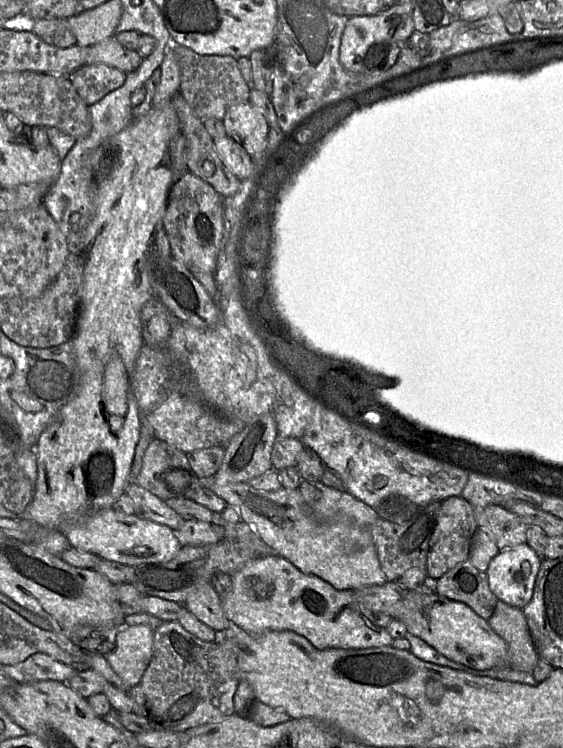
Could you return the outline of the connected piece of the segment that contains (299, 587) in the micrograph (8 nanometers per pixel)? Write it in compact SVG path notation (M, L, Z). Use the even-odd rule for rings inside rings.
M279 555L255 559L232 576L230 592L221 598L222 608L232 626L252 635L271 631L292 631L309 640L317 649L366 649L392 646L387 628L378 626L375 614L356 598L355 590L338 590L323 579L308 575Z

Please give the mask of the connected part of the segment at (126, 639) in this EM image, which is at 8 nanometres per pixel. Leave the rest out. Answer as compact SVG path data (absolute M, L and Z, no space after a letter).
M137 624L126 625L116 636L114 649L105 657L117 675L131 688L137 686L153 653L154 629Z

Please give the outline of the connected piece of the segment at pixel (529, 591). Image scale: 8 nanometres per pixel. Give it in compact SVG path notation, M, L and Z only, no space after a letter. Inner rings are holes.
M527 543L499 551L486 571L490 590L498 600L523 609L532 598L541 562Z

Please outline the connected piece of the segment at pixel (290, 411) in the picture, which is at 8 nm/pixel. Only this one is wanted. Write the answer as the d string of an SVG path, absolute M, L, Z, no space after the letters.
M177 322L172 326L169 337L163 344L149 344L144 341L130 375L130 387L137 400L142 424L147 423L153 428L154 438L165 441L185 454L202 448L224 447L246 424L261 414L268 413L274 418L277 437L282 438L301 438L311 418L315 401L300 387L290 373L275 362L258 330L253 330L252 326L229 325L229 330L223 326L220 327L219 324L209 329L198 329L185 322Z

